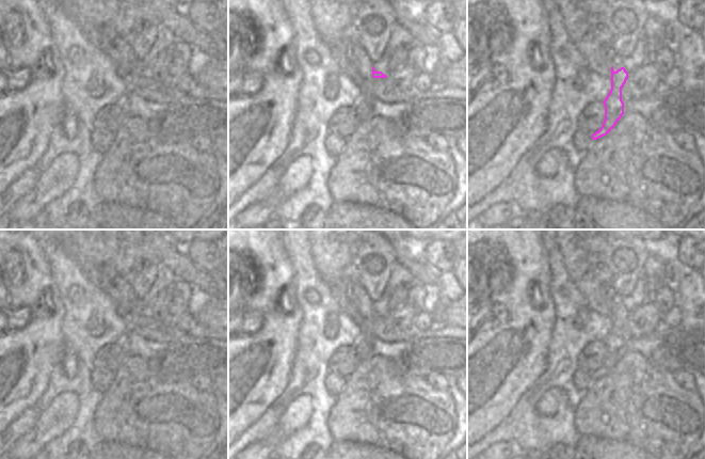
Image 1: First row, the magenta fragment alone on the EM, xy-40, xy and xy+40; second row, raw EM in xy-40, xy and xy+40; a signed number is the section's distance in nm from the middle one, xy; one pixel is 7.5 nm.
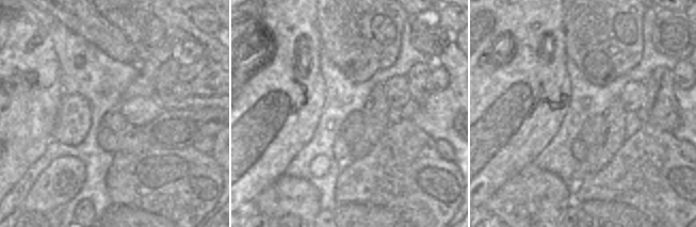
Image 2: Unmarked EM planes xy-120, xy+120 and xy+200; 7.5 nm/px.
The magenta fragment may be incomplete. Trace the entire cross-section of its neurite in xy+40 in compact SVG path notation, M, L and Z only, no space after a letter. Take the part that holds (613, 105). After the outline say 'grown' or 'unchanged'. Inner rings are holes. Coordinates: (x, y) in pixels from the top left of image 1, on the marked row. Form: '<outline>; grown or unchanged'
M589 57L586 59L586 64L589 69L611 80L611 90L603 101L605 105L605 120L603 126L592 134L593 140L597 140L609 133L624 114L622 88L626 83L628 73L624 67L614 72L613 65L616 63L619 61L610 61L602 57Z; grown

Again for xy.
M343 39L340 42L345 45L345 53L351 65L357 70L359 76L367 82L374 78L386 78L382 72L374 70L375 61L371 61L366 50L356 42Z; grown

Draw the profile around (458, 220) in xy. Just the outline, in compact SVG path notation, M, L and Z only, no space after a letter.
M467 196L466 201L451 212L437 230L467 230Z

